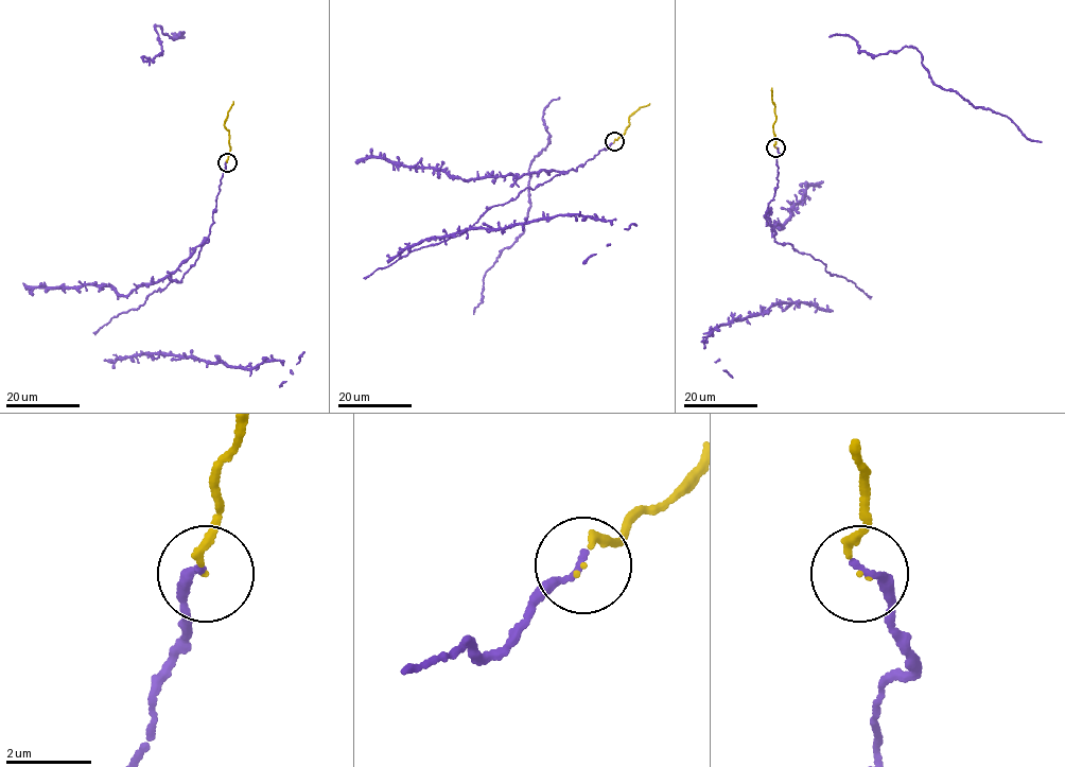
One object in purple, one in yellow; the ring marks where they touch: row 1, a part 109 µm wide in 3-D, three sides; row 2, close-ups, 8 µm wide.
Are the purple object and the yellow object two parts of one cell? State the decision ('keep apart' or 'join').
join

